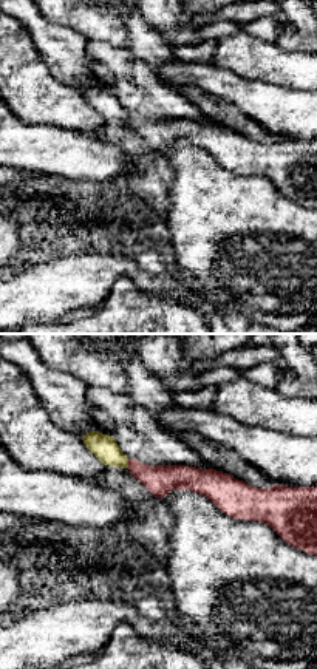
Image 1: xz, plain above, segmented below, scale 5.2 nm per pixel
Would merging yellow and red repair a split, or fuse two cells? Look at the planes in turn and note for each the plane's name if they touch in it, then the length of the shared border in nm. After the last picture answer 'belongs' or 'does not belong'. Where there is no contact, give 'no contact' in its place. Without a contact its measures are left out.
meets yellow in xz; contact 50 nm long

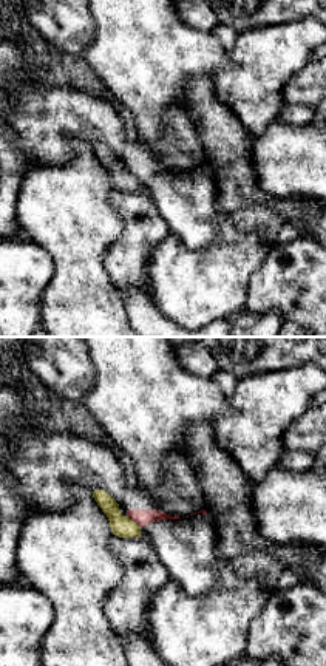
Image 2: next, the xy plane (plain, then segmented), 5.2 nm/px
meets yellow in xy; contact 90 nm long

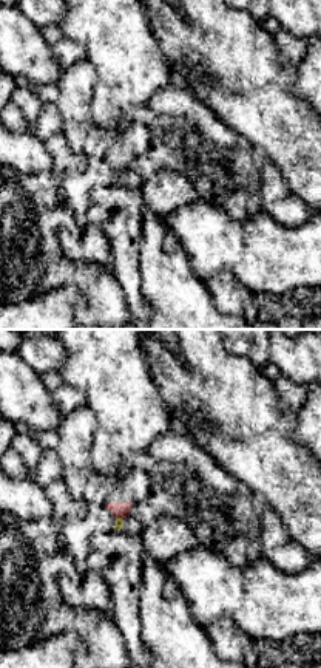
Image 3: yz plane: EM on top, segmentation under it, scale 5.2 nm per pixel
meets yellow in yz; contact 40 nm long

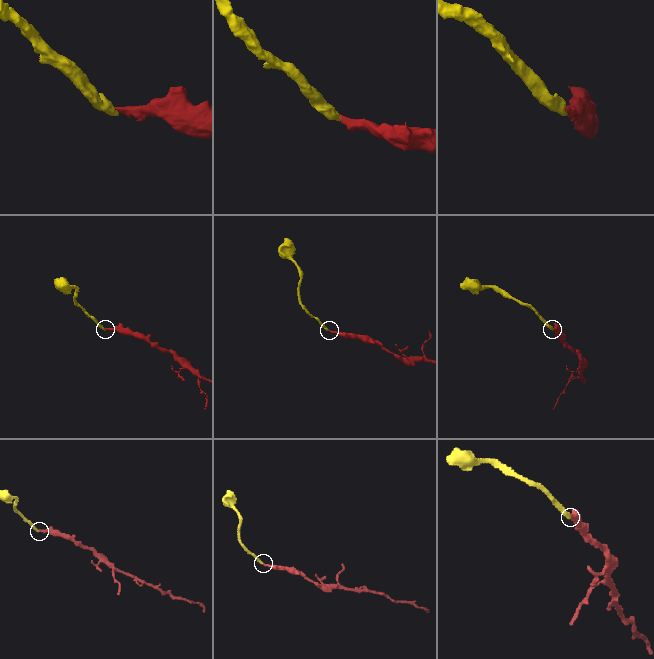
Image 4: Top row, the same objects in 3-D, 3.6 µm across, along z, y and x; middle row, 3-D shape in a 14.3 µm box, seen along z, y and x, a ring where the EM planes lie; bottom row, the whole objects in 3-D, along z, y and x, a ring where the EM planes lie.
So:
does not belong

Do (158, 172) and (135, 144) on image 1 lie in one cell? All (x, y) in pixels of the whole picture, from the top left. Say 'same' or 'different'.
same

